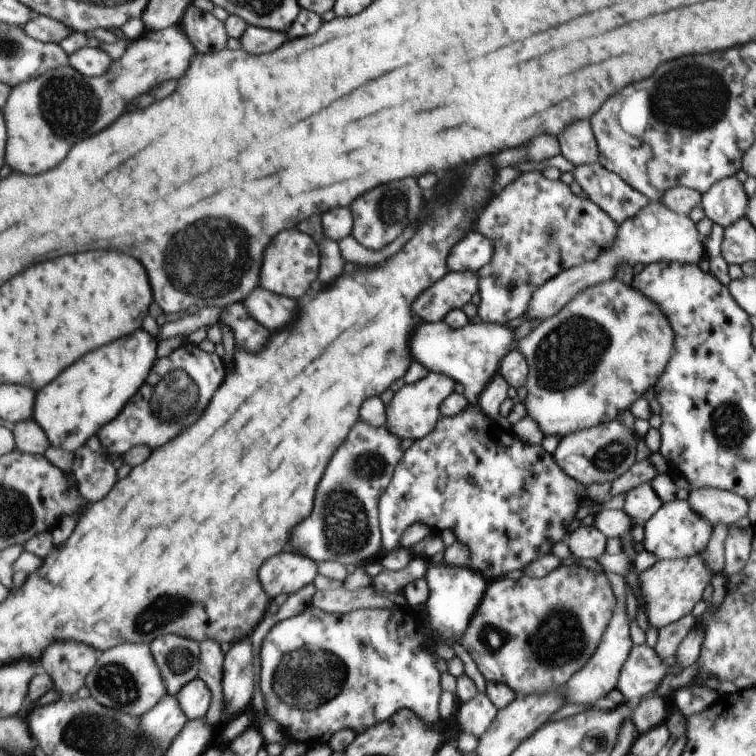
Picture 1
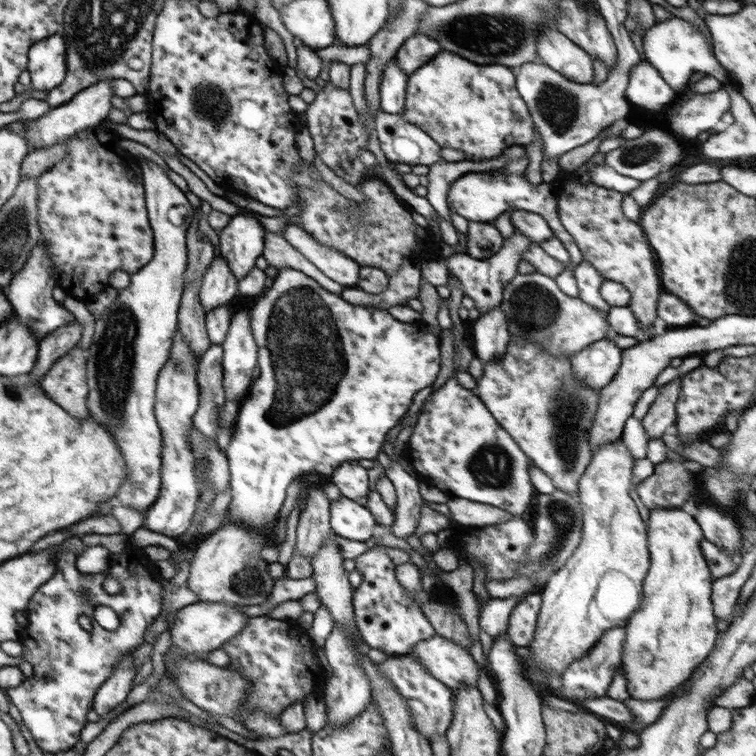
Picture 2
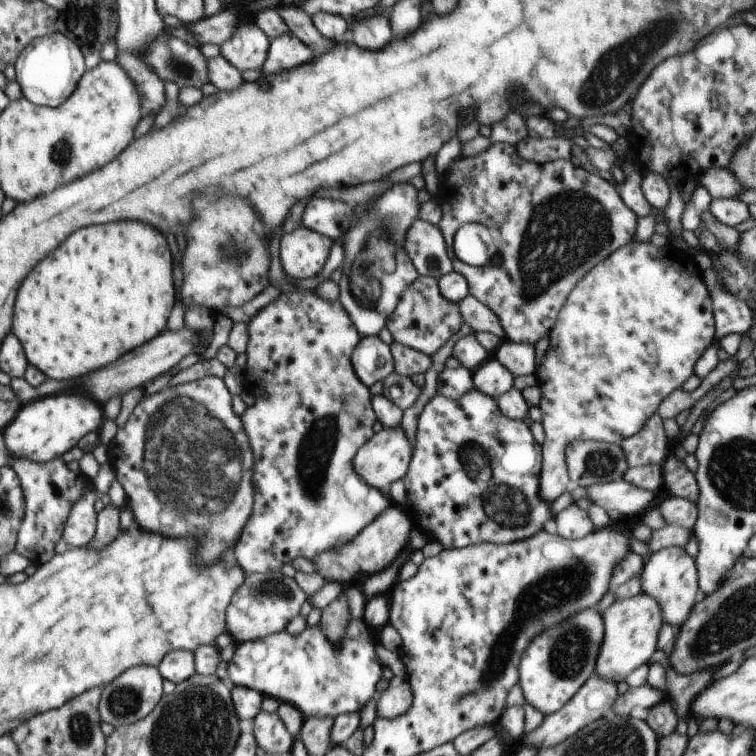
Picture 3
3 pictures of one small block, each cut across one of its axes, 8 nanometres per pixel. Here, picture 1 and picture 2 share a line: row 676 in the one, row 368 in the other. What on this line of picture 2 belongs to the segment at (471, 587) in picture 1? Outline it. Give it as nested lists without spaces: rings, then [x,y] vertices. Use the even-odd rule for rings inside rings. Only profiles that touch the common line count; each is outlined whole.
[[[282,267],[274,279],[272,287],[257,297],[256,304],[250,311],[251,329],[256,345],[258,345],[257,365],[260,375],[253,380],[247,396],[240,402],[238,416],[234,421],[233,433],[225,454],[229,460],[230,486],[232,500],[226,510],[226,520],[237,522],[242,526],[250,526],[257,532],[271,532],[278,518],[278,512],[286,498],[286,488],[297,478],[310,473],[331,475],[343,462],[358,461],[362,458],[375,460],[378,452],[382,450],[386,435],[392,430],[406,414],[412,398],[422,388],[431,386],[437,379],[441,369],[440,337],[428,332],[424,323],[402,323],[392,317],[384,309],[374,309],[372,306],[352,305],[344,301],[340,295],[332,294],[313,278],[303,272]]]

